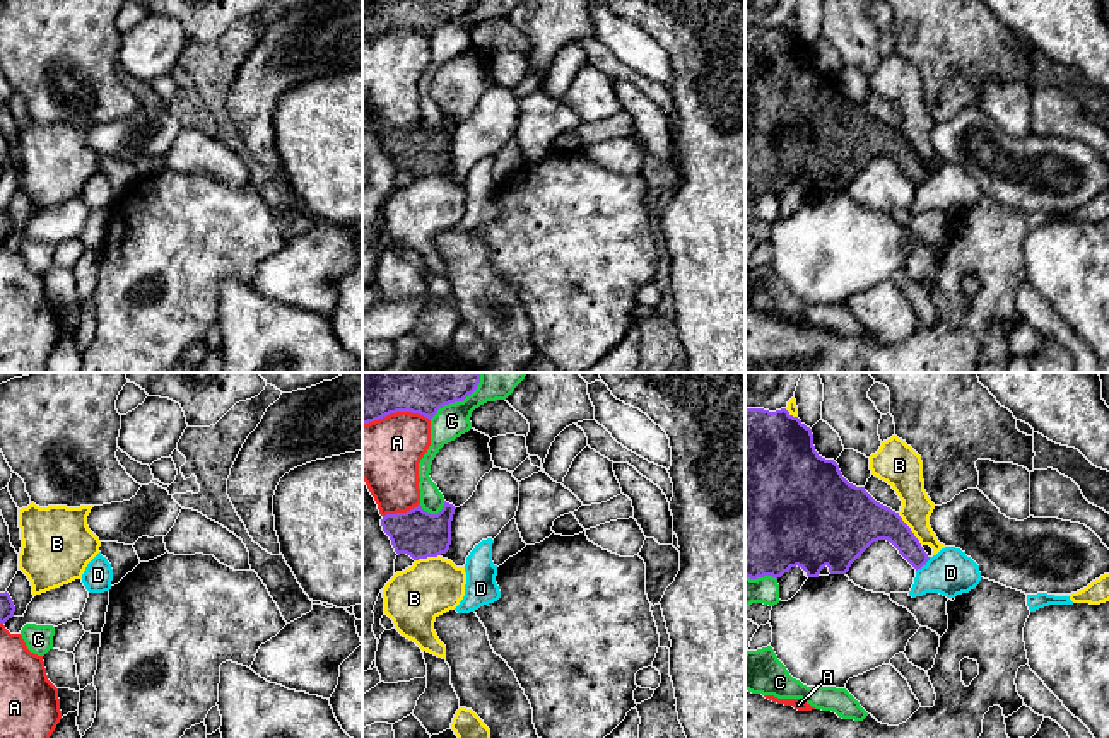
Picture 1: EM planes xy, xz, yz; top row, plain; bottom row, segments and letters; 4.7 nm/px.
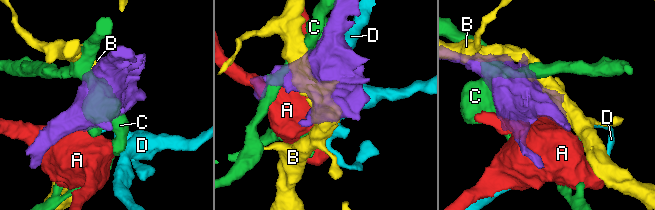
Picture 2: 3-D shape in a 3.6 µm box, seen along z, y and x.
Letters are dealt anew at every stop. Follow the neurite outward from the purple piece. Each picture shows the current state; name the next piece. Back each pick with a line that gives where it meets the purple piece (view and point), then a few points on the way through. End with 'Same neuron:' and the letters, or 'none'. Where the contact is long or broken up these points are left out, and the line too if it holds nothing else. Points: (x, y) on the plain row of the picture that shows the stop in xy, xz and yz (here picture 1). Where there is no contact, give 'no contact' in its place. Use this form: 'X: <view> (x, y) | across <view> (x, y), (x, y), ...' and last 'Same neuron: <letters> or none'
Same neuron: none

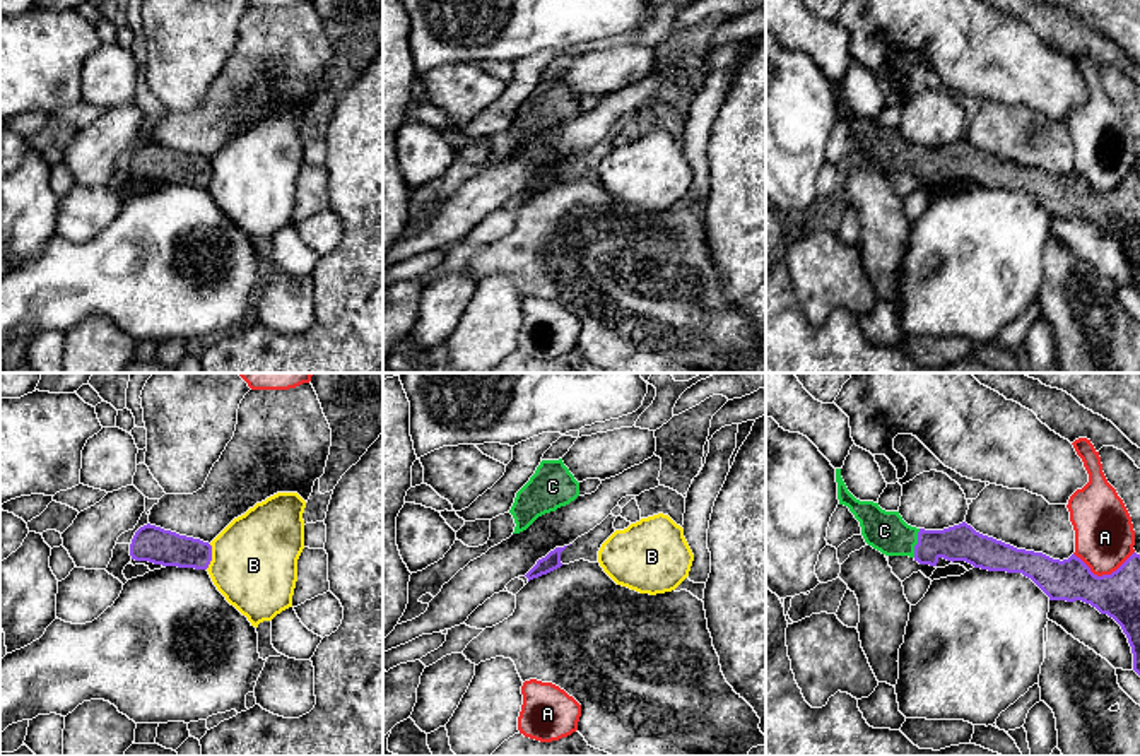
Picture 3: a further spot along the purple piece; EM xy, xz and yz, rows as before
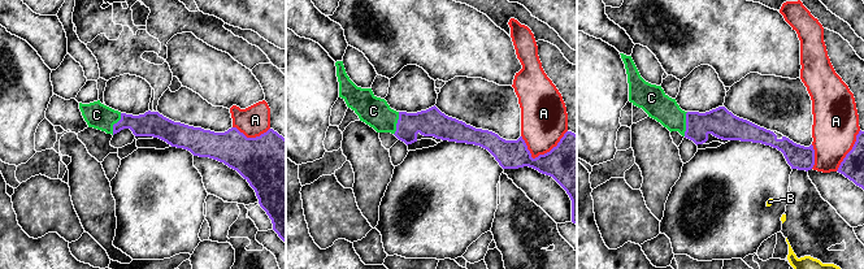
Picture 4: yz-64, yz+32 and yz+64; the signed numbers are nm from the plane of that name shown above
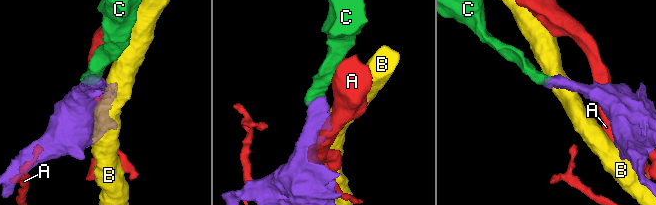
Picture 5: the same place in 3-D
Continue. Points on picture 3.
C: yz (918, 159) | across yz (961, 159), (918, 159), (898, 156), (884, 147)
Same neuron: C

